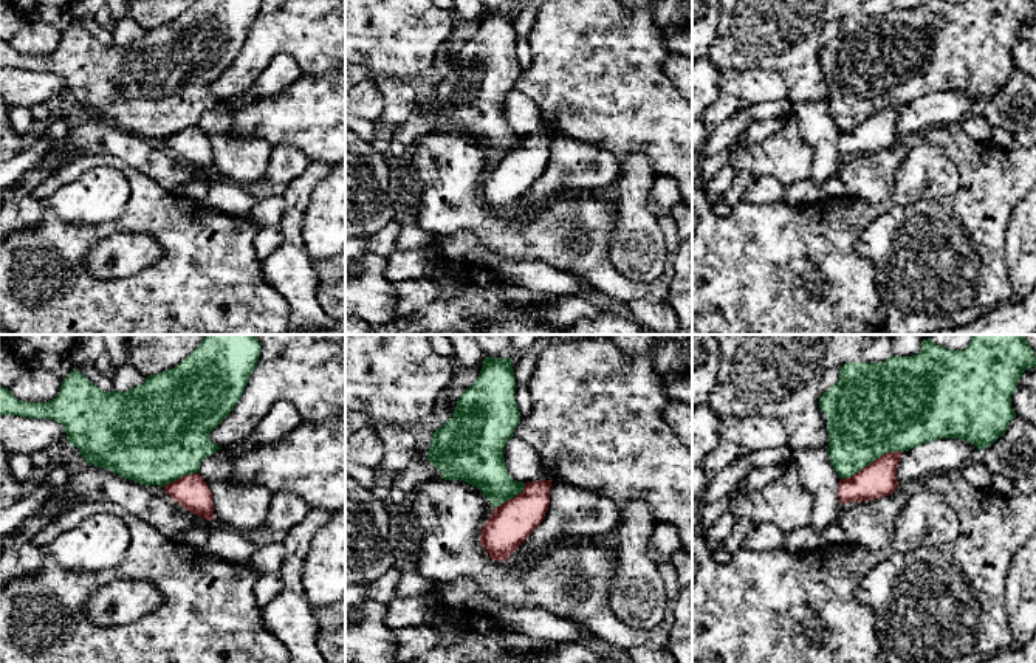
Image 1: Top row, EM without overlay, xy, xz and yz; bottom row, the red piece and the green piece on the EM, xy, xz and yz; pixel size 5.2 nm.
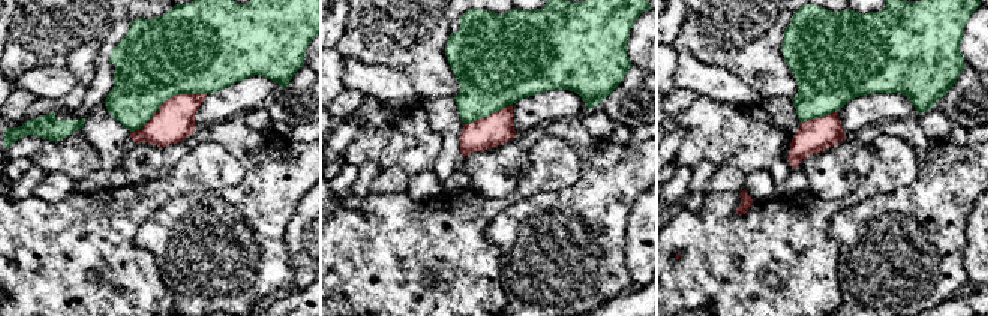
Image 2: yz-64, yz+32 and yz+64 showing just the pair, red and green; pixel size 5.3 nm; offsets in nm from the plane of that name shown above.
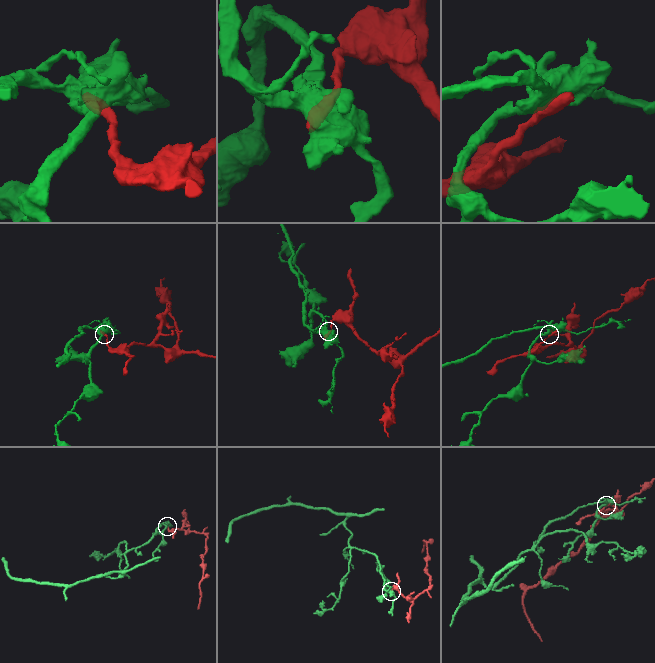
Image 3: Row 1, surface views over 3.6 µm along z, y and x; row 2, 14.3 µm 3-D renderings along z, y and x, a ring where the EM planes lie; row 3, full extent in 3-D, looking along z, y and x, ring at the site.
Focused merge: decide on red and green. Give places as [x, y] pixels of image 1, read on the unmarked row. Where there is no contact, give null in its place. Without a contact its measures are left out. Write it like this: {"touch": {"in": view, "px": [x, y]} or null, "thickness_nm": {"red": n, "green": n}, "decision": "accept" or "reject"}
{"touch": {"in": "yz", "px": [872, 115]}, "thickness_nm": {"red": 180, "green": 440}, "decision": "reject"}

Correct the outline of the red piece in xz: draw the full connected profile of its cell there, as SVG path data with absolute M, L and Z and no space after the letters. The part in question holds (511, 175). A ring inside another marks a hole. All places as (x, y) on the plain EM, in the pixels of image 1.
M527 135L520 147L492 164L480 187L492 214L508 212L542 175L550 158L551 135Z

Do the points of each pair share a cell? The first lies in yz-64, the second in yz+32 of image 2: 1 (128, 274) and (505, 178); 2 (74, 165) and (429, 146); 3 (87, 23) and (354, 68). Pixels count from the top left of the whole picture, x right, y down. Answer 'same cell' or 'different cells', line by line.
1: different cells
2: same cell
3: different cells

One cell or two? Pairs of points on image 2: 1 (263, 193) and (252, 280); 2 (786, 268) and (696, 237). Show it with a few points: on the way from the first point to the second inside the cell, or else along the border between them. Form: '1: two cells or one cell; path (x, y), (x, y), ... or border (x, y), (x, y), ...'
1: one cell; path (263, 214), (255, 235), (254, 259)
2: one cell; path (763, 268), (745, 268), (733, 264), (718, 249)

